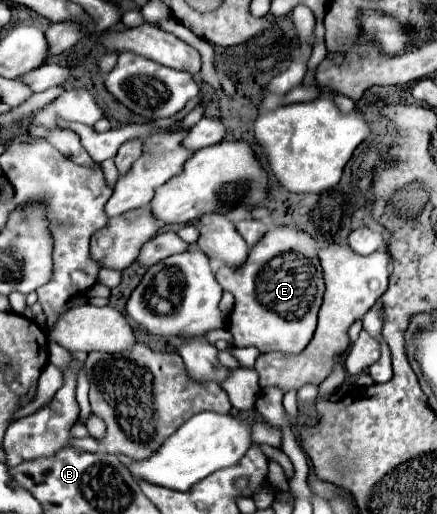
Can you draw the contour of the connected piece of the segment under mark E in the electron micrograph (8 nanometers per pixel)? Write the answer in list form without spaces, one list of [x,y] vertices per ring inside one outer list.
[[[274,226],[262,236],[262,240],[256,246],[250,248],[250,254],[242,266],[238,268],[220,266],[220,270],[216,272],[216,280],[236,300],[234,310],[228,316],[228,324],[226,324],[226,330],[234,338],[232,346],[236,348],[254,346],[262,354],[266,352],[300,354],[308,344],[308,340],[312,340],[316,328],[316,316],[324,296],[324,278],[318,258],[318,244],[304,230],[296,230],[290,226]]]

